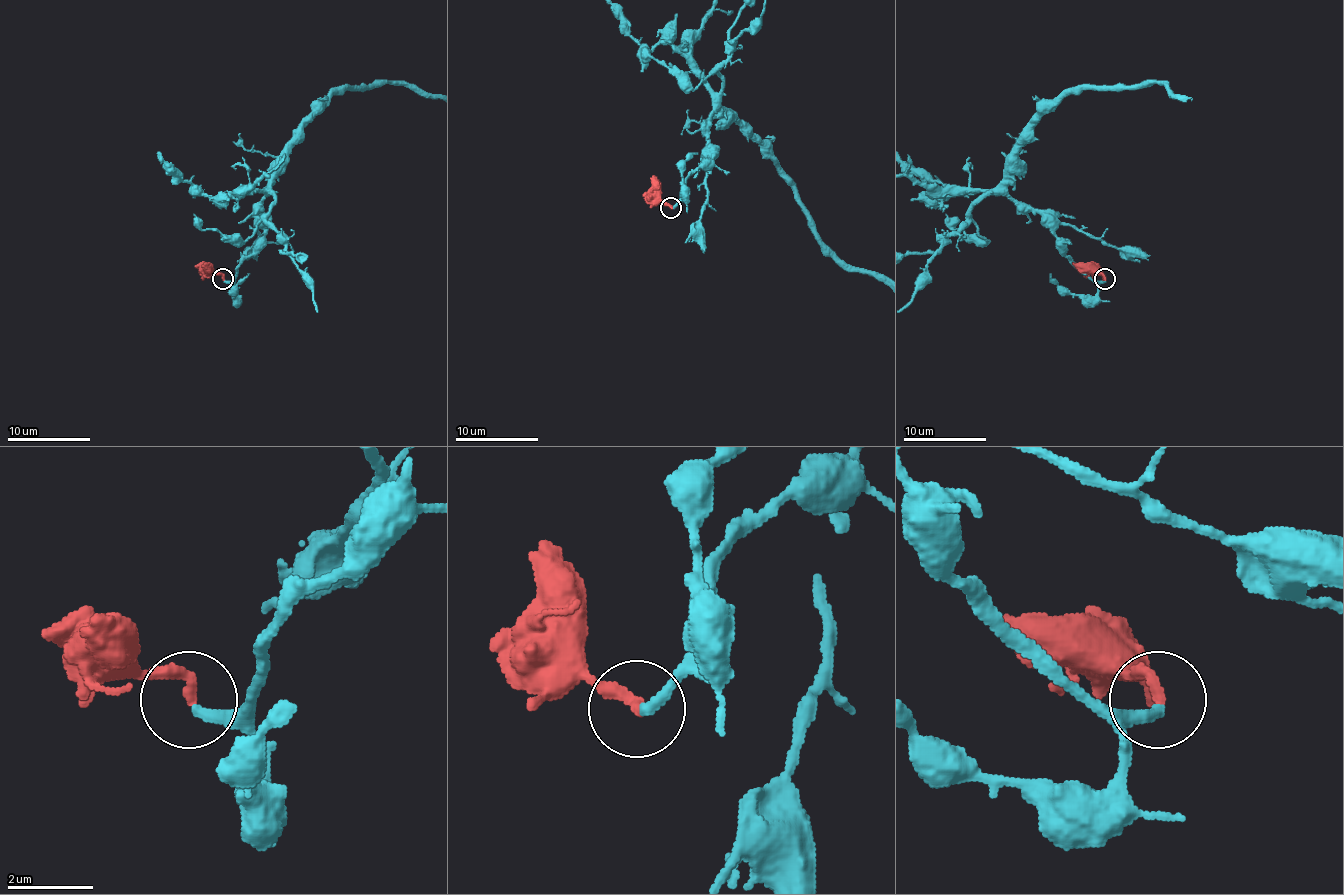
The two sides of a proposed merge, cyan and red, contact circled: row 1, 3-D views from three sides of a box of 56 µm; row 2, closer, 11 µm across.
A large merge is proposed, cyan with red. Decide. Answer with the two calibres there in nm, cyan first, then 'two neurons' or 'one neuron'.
calibres 260 and 280 nm; one neuron

